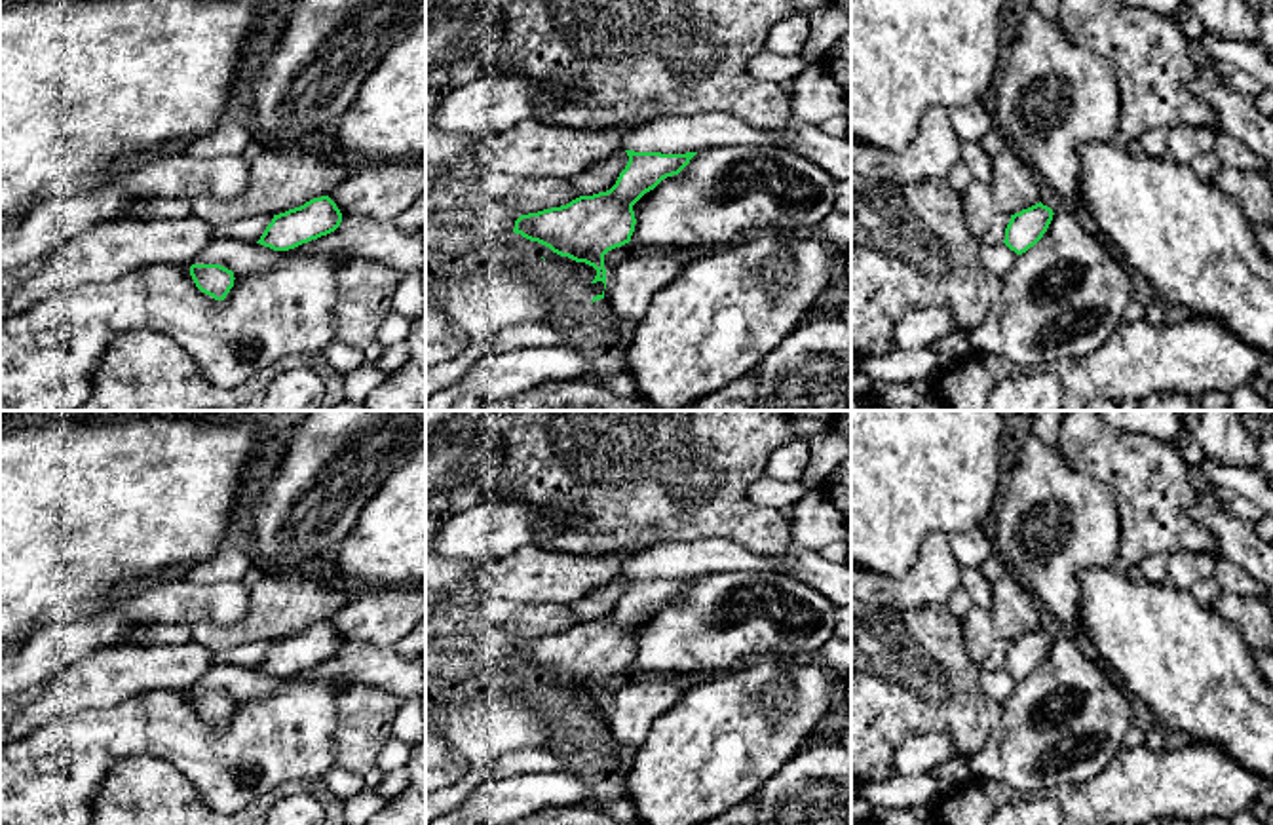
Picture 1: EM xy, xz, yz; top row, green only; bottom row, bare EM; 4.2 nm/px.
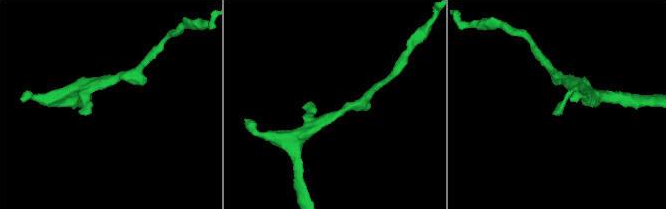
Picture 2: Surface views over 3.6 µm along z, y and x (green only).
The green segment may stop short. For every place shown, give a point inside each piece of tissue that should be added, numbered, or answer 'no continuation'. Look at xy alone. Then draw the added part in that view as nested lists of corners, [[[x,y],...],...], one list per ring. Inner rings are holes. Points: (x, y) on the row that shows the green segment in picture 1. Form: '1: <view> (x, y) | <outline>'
no continuation

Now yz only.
no continuation

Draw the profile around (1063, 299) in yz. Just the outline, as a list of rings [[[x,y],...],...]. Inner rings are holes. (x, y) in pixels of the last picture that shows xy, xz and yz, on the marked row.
[[[1060,209],[1043,238],[1016,255],[1001,278],[1001,295],[980,325],[967,331],[975,352],[1007,359],[1018,373],[1043,371],[1062,359],[1098,350],[1123,321],[1134,289],[1129,268],[1112,255],[1112,245],[1089,234],[1070,211]]]

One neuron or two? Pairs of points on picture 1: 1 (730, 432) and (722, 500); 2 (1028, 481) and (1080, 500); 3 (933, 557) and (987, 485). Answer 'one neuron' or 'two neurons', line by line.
1: one neuron
2: one neuron
3: two neurons

